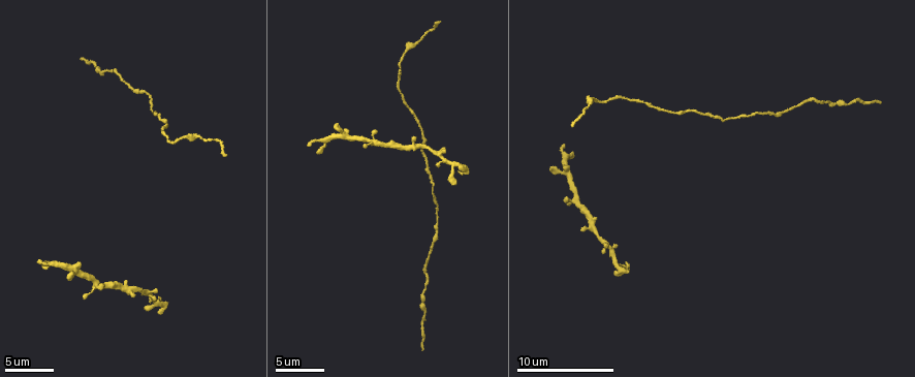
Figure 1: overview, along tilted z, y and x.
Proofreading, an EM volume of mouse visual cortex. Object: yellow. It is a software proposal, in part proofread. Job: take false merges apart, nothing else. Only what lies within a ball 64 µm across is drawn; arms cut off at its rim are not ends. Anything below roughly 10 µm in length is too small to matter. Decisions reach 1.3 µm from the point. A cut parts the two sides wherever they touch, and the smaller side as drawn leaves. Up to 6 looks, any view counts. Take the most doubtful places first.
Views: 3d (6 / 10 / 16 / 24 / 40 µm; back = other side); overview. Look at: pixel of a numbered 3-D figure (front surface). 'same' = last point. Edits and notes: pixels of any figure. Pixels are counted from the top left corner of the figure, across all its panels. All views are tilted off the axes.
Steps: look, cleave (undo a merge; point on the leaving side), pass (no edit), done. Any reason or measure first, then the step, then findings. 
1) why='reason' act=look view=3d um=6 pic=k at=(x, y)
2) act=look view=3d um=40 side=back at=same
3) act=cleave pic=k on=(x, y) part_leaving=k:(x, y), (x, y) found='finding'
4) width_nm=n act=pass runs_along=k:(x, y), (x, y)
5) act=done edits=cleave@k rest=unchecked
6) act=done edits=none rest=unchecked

why='narrows sharply' act=look view=3d um=16 pic=1 at=(80, 264)

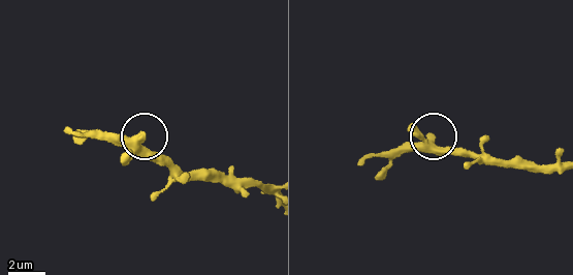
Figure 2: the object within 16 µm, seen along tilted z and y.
act=pass found='continuous, no second neuron'

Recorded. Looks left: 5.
why='sudden change in width' act=look view=3d um=16 pic=1 at=(398, 74)

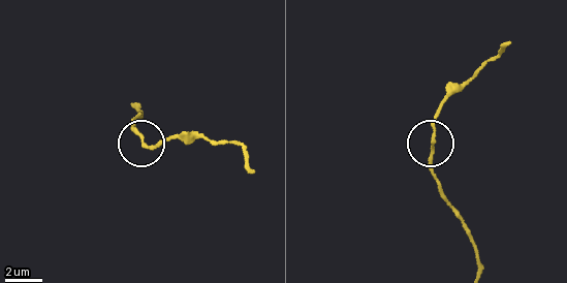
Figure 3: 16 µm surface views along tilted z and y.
act=pass runs_along=3:(431, 170), (431, 138), (450, 92) found='all the same neuron'

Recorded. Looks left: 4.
why='thin arm on a thick one' act=look view=3d um=10 pic=1 at=(595, 229)

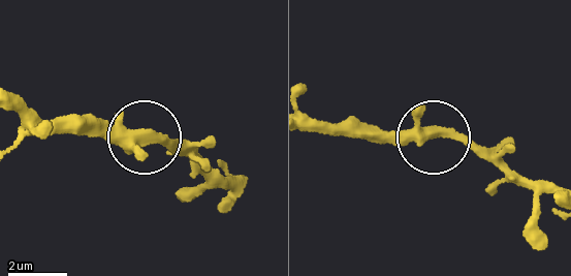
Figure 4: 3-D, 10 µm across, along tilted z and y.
arms=3 act=pass found='all the same neuron'

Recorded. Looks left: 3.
act=done edits=none rest=unchecked

